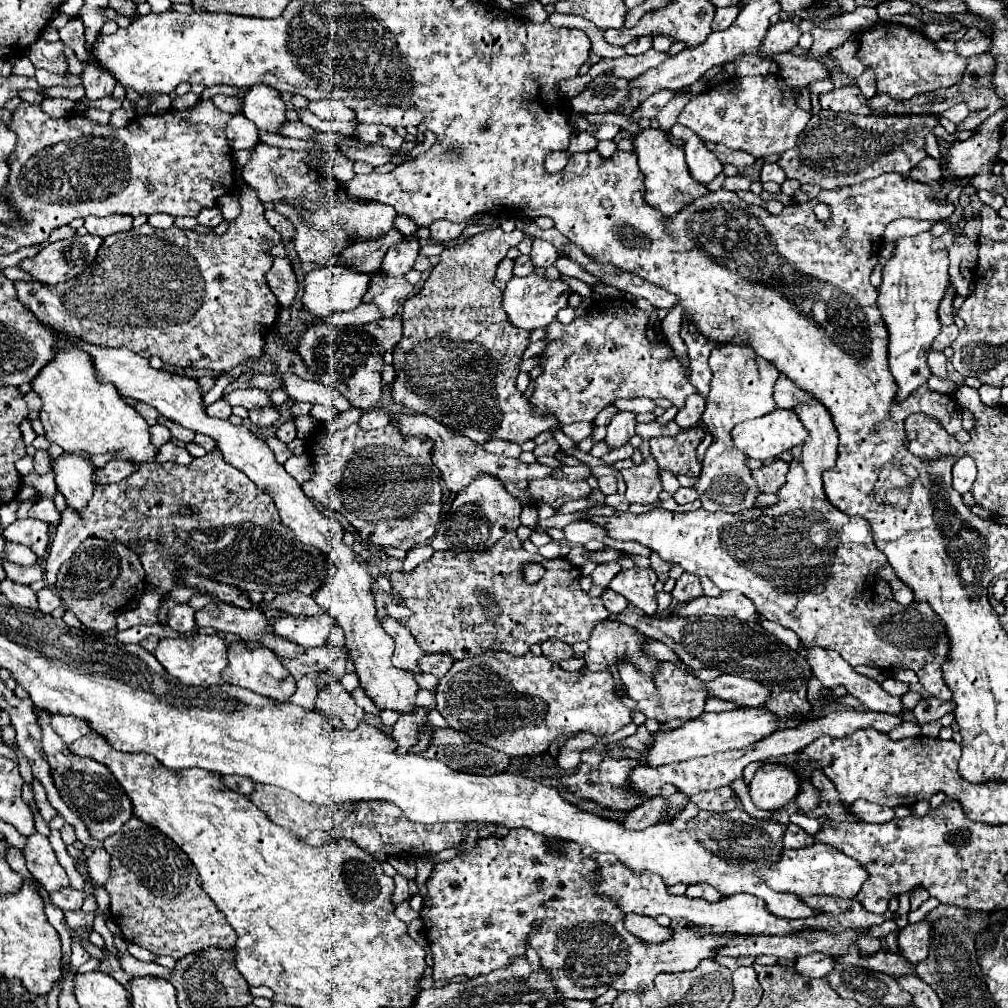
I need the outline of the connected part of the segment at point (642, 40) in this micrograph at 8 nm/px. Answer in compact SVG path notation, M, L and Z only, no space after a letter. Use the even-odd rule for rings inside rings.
M646 35L646 37L638 37L638 39L630 41L630 43L624 47L624 51L626 51L626 55L640 55L640 53L648 51L650 47L652 47L652 37Z

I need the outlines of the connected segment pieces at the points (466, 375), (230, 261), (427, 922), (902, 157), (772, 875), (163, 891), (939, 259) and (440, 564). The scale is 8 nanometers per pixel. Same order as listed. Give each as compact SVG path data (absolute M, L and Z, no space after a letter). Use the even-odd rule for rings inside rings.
M498 227L444 249L440 263L432 269L422 291L406 299L402 309L404 337L392 351L396 379L390 385L390 395L394 403L406 407L408 411L428 415L440 425L446 425L476 443L486 443L490 439L524 443L544 431L562 429L554 415L534 413L534 405L516 389L520 361L530 345L530 331L522 331L506 319L508 315L502 309L502 291L494 285L498 263L506 257L506 251L516 247L524 237L526 235L518 229L504 233Z
M244 185L244 189L240 191L240 205L242 205L242 213L228 223L228 229L224 235L214 235L214 233L196 233L196 231L184 231L178 227L170 227L170 229L154 229L148 223L144 223L138 229L130 229L124 233L114 233L110 237L106 237L98 249L98 255L94 259L94 263L90 267L86 267L86 271L82 271L82 275L66 281L66 283L58 283L58 285L42 285L38 281L14 281L14 287L18 291L18 299L24 307L28 307L38 321L58 329L58 331L66 331L66 333L74 333L78 335L82 341L90 341L94 345L106 345L106 347L126 347L142 357L160 357L166 365L174 367L174 369L210 369L216 373L234 369L238 365L244 365L248 361L256 361L262 357L262 349L264 349L264 339L266 335L272 331L280 307L278 301L274 299L274 293L268 291L266 283L264 283L264 273L272 267L272 257L266 253L270 247L280 243L280 235L268 225L268 221L264 219L264 207L260 203L260 199L256 197L256 191L248 185Z
M526 827L510 829L506 837L478 839L474 849L460 851L456 857L438 861L428 879L428 895L420 919L424 921L424 935L434 955L434 981L466 975L468 979L488 975L496 967L510 965L514 955L526 953L526 945L534 947L542 965L554 975L558 993L568 999L596 999L608 989L616 991L648 991L654 987L658 973L692 971L704 959L714 959L716 949L728 945L730 935L698 935L694 931L680 931L674 939L662 943L646 943L624 927L626 913L622 907L604 899L594 891L598 863L584 857L580 847L572 841L562 841L562 855L550 849L552 839L538 835ZM534 919L542 919L542 929L532 931Z
M818 111L812 115L806 131L798 137L798 143L780 155L778 165L788 179L796 179L802 185L812 183L822 189L834 189L840 185L862 183L864 179L878 177L882 173L896 171L904 179L910 179L910 169L926 157L924 137L932 133L938 123L928 115L834 115L832 111Z
M814 843L810 847L802 849L782 849L780 859L772 867L758 869L758 875L774 889L782 893L794 893L798 897L802 895L832 895L842 899L852 899L858 895L862 883L866 881L864 867L844 855L842 851L828 847L824 843Z
M132 817L122 825L120 831L104 839L104 849L110 853L110 877L104 883L110 895L110 913L118 923L122 937L130 943L136 943L154 955L170 955L180 959L188 953L206 949L206 947L222 947L232 949L236 945L234 929L224 921L224 915L212 903L212 899L200 887L200 875L194 863L176 847L172 839L168 839L156 827L146 825L138 817Z
M924 231L924 233L920 233L920 235L916 235L916 237L902 237L902 239L898 239L898 243L896 243L896 249L894 249L894 253L890 255L890 259L888 259L888 263L886 263L886 267L884 267L884 275L882 275L882 285L880 285L880 289L878 289L878 309L880 309L880 313L882 313L882 319L884 319L884 323L886 323L886 329L888 329L888 335L890 335L890 343L888 343L888 363L892 365L892 375L894 375L894 379L896 379L896 383L898 383L898 401L904 401L916 387L920 387L920 385L924 385L926 381L928 381L928 377L930 377L930 367L928 367L928 363L926 363L926 355L928 355L928 347L932 345L932 341L934 341L934 337L938 335L938 331L940 331L940 321L938 321L938 315L936 315L936 309L938 309L938 305L940 305L940 301L944 299L944 295L946 295L946 289L948 289L948 251L946 249L940 249L940 251L934 251L932 249L932 245L934 245L934 241L936 241L936 237L930 233L930 231Z
M516 533L504 535L498 543L484 551L434 551L434 555L420 563L410 573L402 569L390 575L394 597L398 595L400 605L408 607L412 615L402 625L414 635L416 643L426 653L446 653L454 659L466 659L482 655L486 651L506 651L512 655L524 655L530 645L544 643L548 639L560 639L568 645L576 641L588 641L590 631L610 617L600 597L590 597L580 589L582 573L576 565L566 559L544 559L542 555L528 553ZM526 563L540 563L546 573L540 581L528 583L522 575Z

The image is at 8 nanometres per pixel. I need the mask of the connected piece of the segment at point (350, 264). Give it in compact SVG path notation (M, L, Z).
M390 229L380 239L362 239L354 245L348 245L332 263L344 265L356 273L372 273L382 263L382 255L386 255L388 247L398 243L402 233L398 229Z

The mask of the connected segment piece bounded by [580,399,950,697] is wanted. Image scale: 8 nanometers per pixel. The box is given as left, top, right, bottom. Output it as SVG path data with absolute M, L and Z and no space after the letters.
M808 399L804 403L798 403L794 405L794 413L800 417L800 421L804 423L804 427L808 429L808 443L804 443L802 447L796 447L794 449L794 463L790 465L790 473L788 473L788 481L786 485L778 491L778 497L780 501L776 505L770 505L770 507L764 507L764 509L750 509L750 511L742 511L742 513L712 513L712 511L706 511L706 509L698 509L698 511L690 511L690 513L674 513L674 511L668 511L664 507L654 507L646 513L612 513L612 515L582 515L580 519L584 521L590 521L602 529L606 529L608 537L610 539L616 539L616 541L638 541L642 543L644 547L648 547L650 551L658 553L664 561L668 563L676 563L680 565L684 571L692 573L692 575L698 575L698 577L708 577L714 581L716 587L720 587L722 591L738 591L742 595L746 595L748 599L754 601L754 605L758 607L758 611L768 619L768 621L774 621L786 629L792 629L804 645L810 645L810 647L822 647L822 649L834 649L842 655L844 661L848 661L852 667L856 665L868 665L868 667L876 667L876 669L882 669L882 671L892 671L892 669L912 669L918 677L920 677L920 683L924 685L924 689L928 693L932 693L934 697L942 697L948 689L946 689L946 683L942 679L942 663L948 659L948 653L950 653L950 639L948 635L944 633L946 629L942 627L944 623L938 621L938 617L934 615L932 607L928 603L920 603L920 601L914 601L910 605L900 605L898 601L884 601L884 603L874 603L870 601L872 599L872 583L874 583L874 575L878 573L878 569L882 565L886 565L886 555L882 555L882 551L878 551L872 543L872 531L870 531L870 525L866 523L866 519L862 517L848 517L844 515L842 511L838 511L834 505L828 503L826 495L824 495L824 487L822 487L822 471L834 467L836 463L836 447L838 447L838 433L832 425L832 419L830 419L830 413L826 411L826 407L818 401L818 399Z

